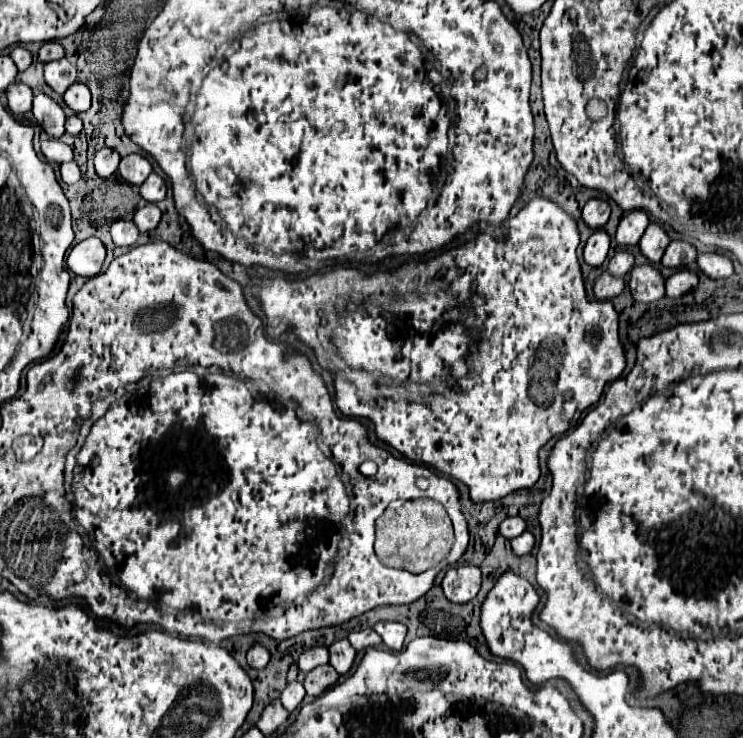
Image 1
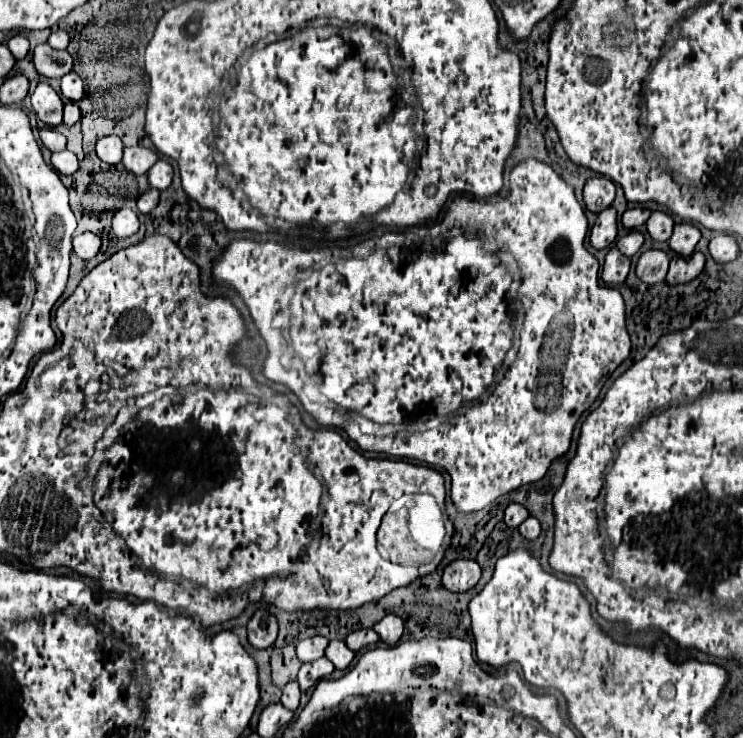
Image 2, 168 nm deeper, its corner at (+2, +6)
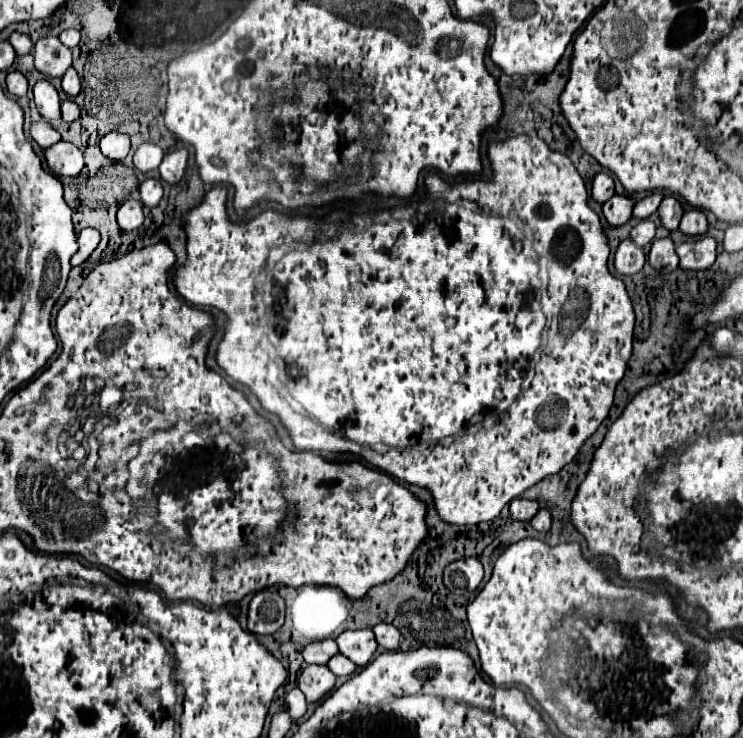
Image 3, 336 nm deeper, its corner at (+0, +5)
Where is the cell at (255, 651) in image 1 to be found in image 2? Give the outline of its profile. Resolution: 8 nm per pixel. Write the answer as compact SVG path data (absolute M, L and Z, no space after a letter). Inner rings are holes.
M258 608L248 620L248 640L254 648L270 648L278 636L278 620L268 608Z

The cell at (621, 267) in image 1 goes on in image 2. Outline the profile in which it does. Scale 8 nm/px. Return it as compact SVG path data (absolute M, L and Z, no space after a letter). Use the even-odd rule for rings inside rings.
M638 230L628 232L626 236L622 236L622 238L616 242L616 246L620 248L620 252L622 252L624 256L634 256L634 254L640 250L642 244L644 244L644 234L638 232Z

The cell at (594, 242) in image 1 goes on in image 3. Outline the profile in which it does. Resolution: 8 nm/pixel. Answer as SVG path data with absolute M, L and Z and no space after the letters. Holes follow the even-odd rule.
M614 195L612 199L608 199L608 201L602 205L606 223L608 223L610 227L620 227L620 225L624 225L624 223L632 217L632 207L634 207L634 201L632 201L632 199Z

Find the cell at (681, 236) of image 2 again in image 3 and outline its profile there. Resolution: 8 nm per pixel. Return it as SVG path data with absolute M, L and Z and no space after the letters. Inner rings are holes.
M686 211L680 221L680 231L690 237L702 237L708 231L706 215L702 211Z

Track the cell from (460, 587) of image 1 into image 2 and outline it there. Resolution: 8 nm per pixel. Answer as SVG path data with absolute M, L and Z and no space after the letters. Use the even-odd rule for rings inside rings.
M454 560L444 568L442 584L450 592L466 592L480 580L480 566L476 560Z

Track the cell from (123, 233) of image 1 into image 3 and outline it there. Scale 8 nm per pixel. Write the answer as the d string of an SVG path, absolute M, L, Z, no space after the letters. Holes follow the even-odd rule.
M126 201L120 209L118 209L118 225L122 231L136 231L144 221L144 213L142 213L142 203L140 201Z

